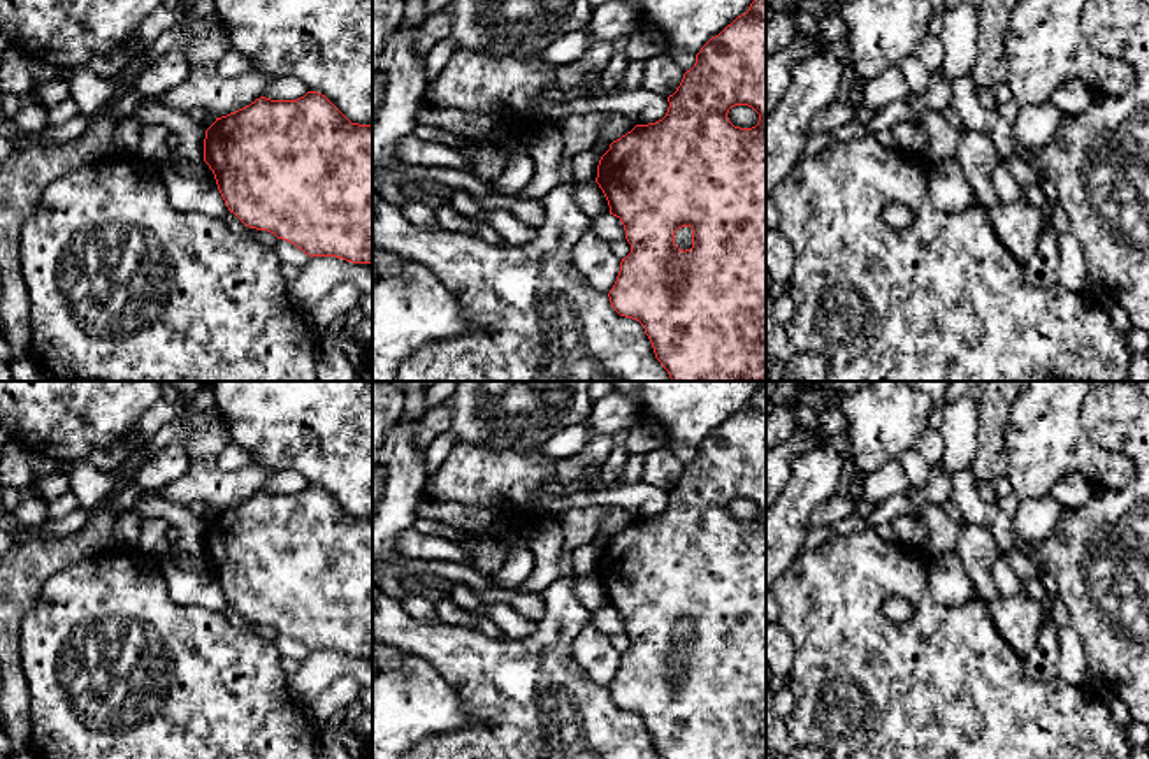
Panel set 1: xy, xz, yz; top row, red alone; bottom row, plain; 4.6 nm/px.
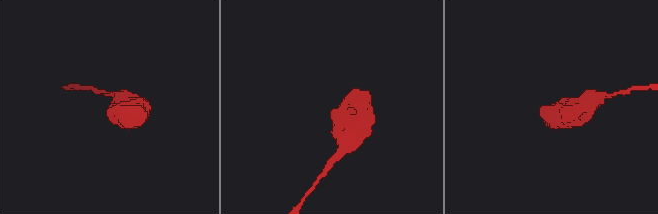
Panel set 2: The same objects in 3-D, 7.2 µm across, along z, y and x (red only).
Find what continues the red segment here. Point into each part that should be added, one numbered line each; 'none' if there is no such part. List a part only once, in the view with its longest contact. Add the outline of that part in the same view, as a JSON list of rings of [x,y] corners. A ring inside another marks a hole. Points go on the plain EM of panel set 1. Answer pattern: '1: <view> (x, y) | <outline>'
none

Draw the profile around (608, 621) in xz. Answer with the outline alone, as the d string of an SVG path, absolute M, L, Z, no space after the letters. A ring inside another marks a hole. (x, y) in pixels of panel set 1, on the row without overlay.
M613 608L592 611L590 624L608 636L625 631L625 624L624 624L620 611Z

